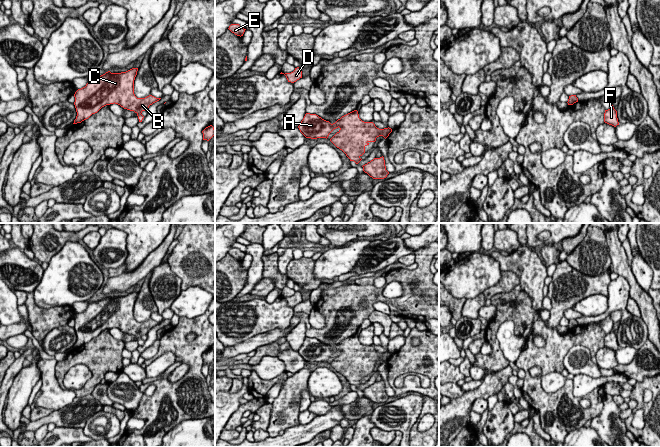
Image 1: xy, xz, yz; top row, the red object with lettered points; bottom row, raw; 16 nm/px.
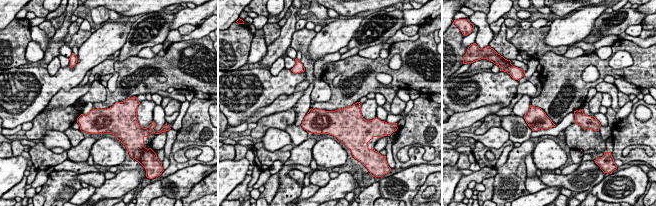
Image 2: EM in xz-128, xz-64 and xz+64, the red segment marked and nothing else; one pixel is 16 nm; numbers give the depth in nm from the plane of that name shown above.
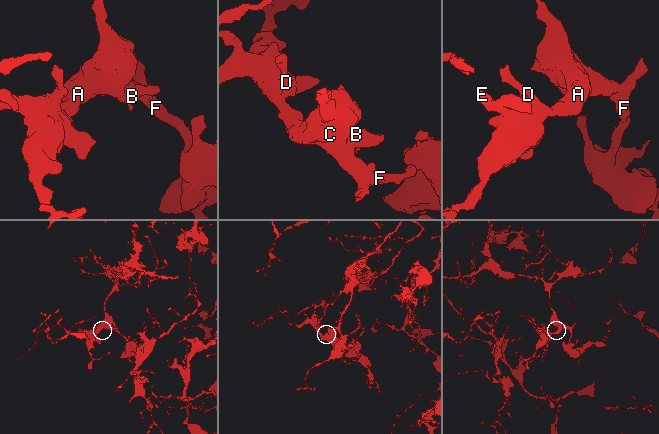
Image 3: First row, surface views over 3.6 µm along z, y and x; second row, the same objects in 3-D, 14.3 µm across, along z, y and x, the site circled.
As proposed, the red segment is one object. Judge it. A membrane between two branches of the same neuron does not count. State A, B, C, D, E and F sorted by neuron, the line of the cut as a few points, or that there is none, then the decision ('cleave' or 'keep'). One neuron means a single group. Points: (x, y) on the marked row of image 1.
A B C D E F; no cut; keep

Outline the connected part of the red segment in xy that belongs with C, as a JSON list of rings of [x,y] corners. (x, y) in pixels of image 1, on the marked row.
[[[138,68],[121,73],[108,71],[99,77],[89,79],[86,86],[78,89],[74,94],[77,116],[73,124],[81,123],[102,107],[114,103],[124,109],[134,111],[139,122],[142,122],[144,116],[141,113],[161,98],[152,95],[145,98],[135,96],[134,80],[137,71]]]

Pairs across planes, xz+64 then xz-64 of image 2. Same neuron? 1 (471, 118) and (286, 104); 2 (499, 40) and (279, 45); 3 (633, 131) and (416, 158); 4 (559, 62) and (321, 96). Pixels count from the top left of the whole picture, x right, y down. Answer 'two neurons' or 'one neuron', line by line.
1: one neuron
2: two neurons
3: one neuron
4: two neurons

